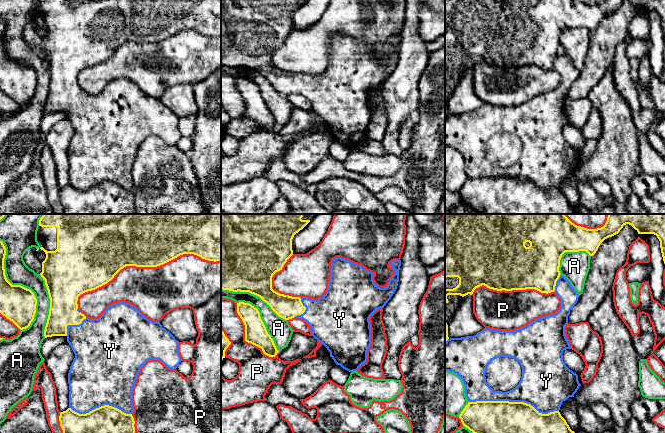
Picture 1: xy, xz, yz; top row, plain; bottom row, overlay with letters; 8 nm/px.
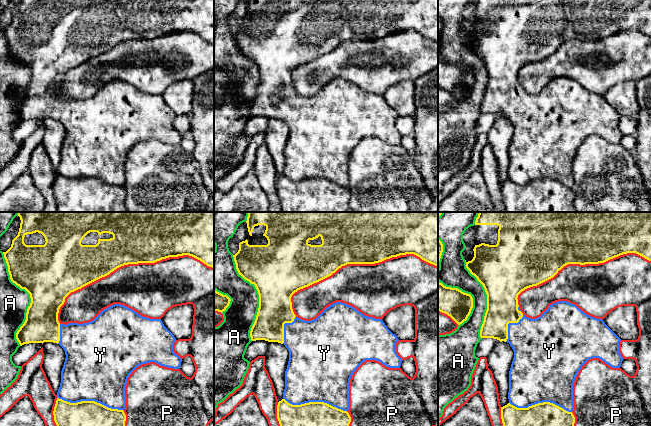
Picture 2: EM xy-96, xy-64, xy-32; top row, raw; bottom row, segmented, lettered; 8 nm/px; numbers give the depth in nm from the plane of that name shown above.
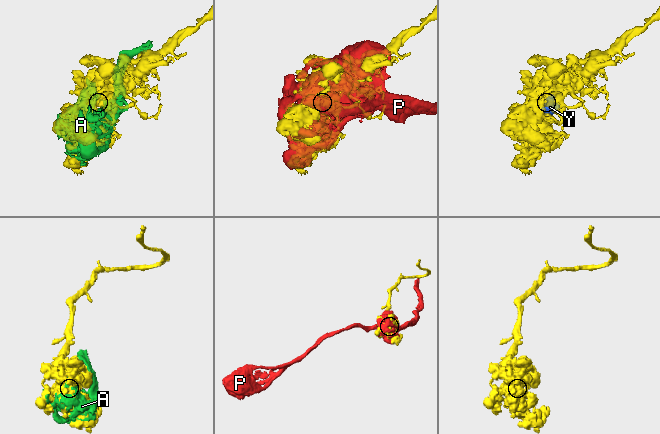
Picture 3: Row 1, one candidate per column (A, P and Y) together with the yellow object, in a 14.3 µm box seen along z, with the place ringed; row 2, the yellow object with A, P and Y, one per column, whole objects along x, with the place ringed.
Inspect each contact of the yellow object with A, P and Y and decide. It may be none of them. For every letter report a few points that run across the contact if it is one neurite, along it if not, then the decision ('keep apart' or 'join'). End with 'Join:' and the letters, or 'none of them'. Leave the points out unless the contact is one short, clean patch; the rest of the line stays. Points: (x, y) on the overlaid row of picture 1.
A: keep apart
P: keep apart
Y: join
Join: Y

